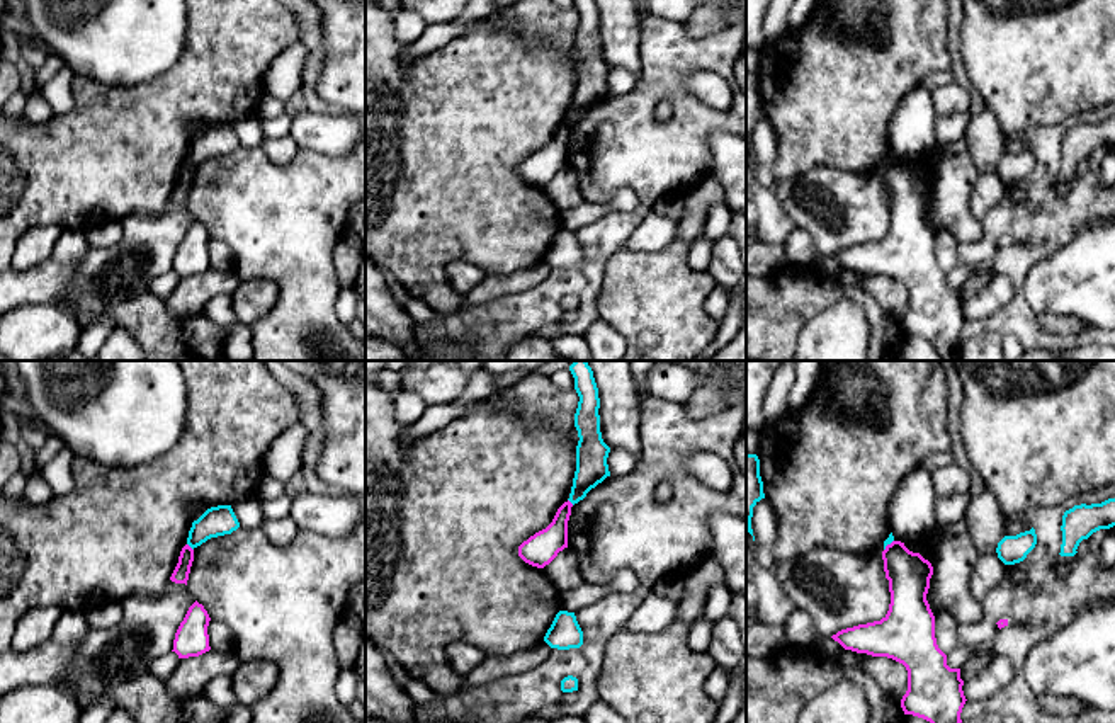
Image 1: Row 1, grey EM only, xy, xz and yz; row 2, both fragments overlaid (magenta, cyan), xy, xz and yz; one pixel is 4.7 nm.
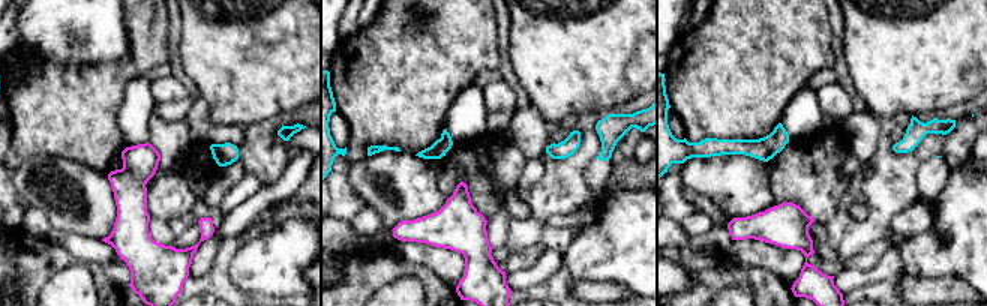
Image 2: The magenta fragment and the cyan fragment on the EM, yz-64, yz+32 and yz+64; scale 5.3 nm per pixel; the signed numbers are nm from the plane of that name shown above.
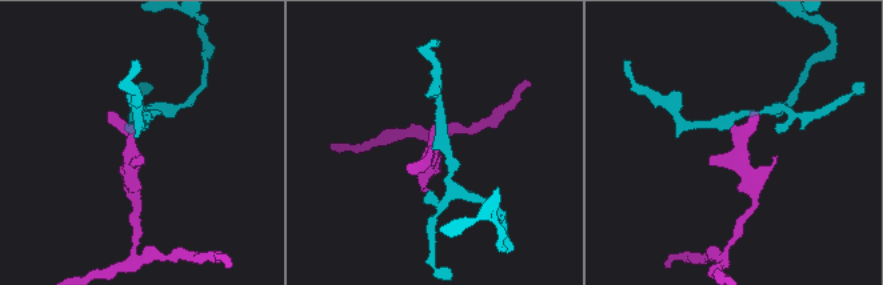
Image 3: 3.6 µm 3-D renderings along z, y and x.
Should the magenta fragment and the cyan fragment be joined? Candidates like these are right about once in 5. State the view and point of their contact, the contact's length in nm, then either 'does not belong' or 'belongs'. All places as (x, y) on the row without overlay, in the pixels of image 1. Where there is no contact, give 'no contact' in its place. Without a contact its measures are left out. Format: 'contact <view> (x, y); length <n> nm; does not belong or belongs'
contact xy (189, 165); length 50 nm; does not belong

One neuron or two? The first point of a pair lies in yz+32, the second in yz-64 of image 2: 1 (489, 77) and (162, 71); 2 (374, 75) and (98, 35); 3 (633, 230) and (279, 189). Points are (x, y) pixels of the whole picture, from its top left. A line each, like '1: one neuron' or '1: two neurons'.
1: one neuron
2: two neurons
3: two neurons

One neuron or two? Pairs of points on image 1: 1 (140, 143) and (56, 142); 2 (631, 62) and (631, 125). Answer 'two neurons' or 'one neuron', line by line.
1: one neuron
2: two neurons

